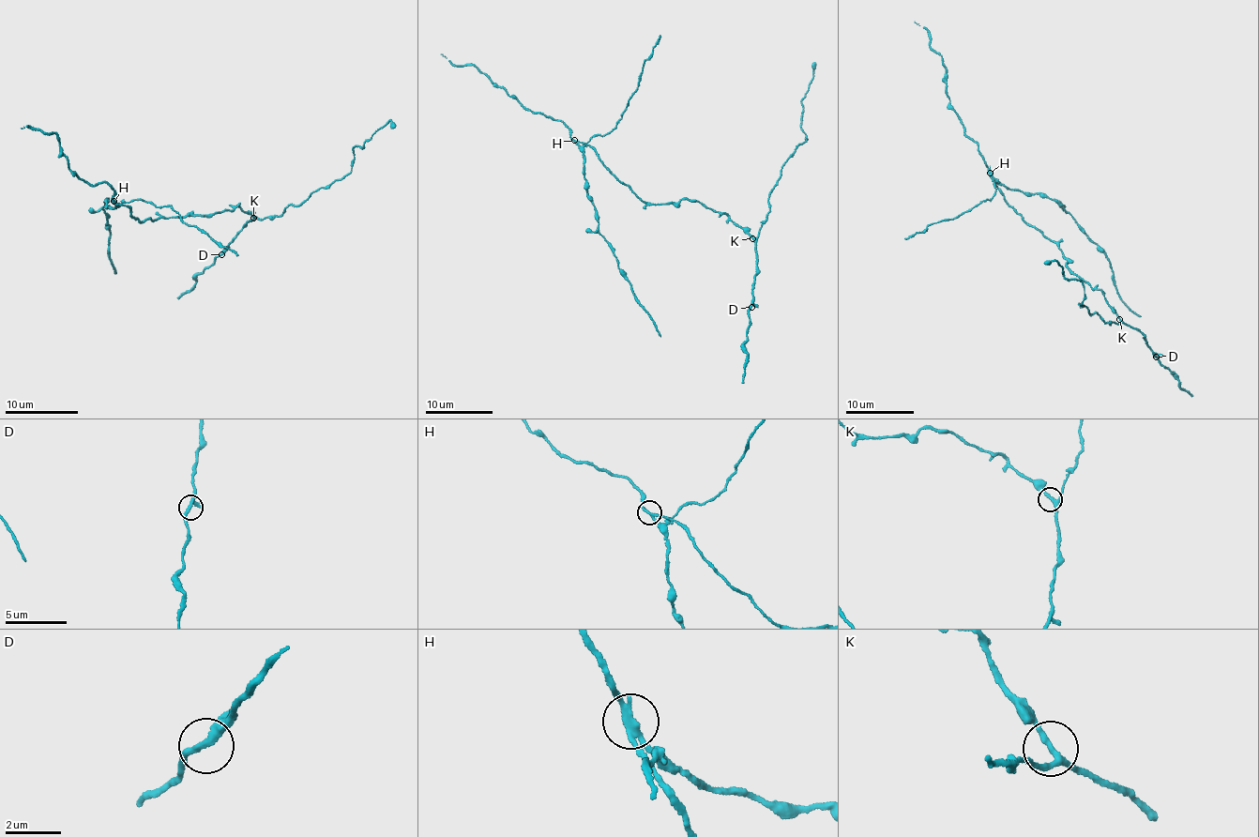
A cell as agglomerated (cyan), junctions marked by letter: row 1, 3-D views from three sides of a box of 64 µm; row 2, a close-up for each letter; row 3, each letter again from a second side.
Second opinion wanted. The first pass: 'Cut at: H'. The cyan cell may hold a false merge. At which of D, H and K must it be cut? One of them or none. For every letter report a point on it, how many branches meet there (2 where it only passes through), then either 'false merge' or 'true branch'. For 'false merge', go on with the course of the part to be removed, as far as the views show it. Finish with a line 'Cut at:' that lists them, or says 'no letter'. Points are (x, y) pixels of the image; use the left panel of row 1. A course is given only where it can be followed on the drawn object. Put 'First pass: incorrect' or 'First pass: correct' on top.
First pass: correct
D: (221, 254) | 3 | true branch
H: (113, 201) | 3 | false merge | (114, 201), (113, 208), (104, 199), (101, 209), (107, 218), (105, 228), (111, 232), (109, 257), (115, 272)
K: (253, 218) | 3 | true branch
Cut at: H

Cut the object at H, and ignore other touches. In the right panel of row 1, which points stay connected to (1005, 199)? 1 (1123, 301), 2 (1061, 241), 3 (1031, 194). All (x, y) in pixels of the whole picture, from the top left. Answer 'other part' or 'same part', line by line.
1: other part
2: same part
3: other part

